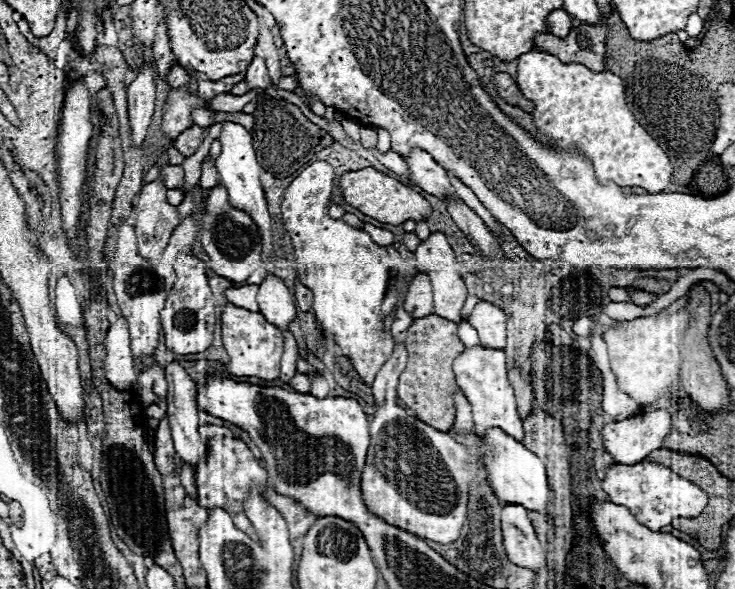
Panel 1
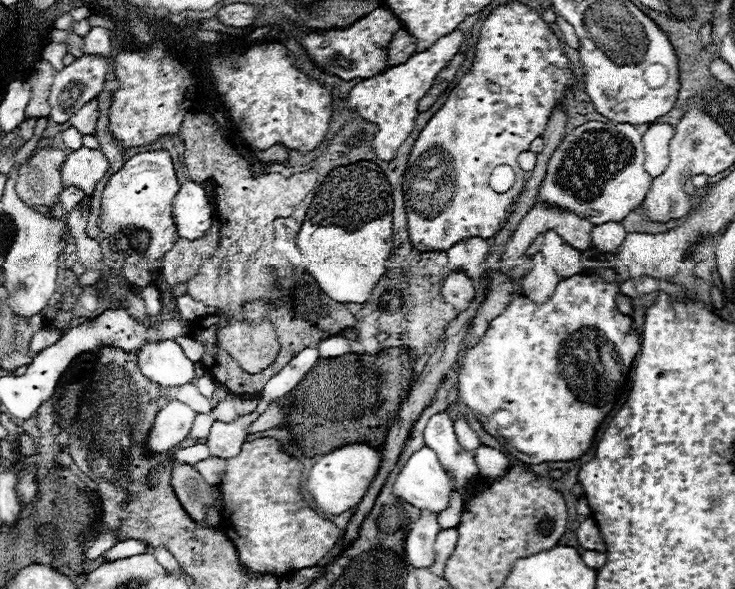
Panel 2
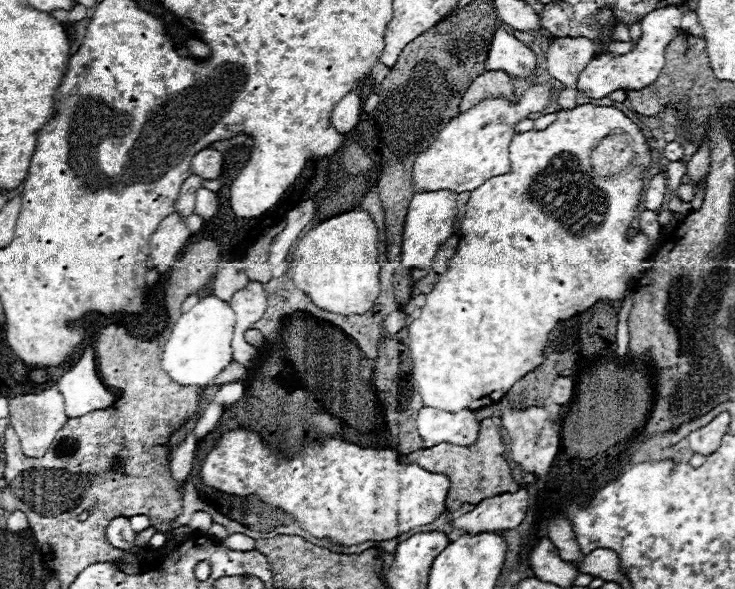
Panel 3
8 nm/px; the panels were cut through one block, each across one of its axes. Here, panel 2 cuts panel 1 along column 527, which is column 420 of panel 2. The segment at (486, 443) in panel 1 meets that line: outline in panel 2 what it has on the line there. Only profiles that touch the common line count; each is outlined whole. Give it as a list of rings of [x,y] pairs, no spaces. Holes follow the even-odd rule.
[[[424,446],[406,460],[392,486],[392,492],[416,508],[440,512],[448,506],[452,482],[440,466],[436,452]]]

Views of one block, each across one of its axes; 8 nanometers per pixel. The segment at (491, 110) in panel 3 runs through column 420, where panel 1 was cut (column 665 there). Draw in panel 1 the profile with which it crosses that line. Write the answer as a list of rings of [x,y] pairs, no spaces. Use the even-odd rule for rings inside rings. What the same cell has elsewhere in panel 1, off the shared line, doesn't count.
[[[530,50],[518,58],[516,82],[522,94],[536,104],[536,108],[532,110],[532,116],[534,116],[534,124],[538,126],[538,130],[546,138],[556,142],[558,148],[568,148],[570,144],[576,144],[592,160],[594,172],[600,182],[612,180],[618,186],[642,186],[644,190],[652,194],[664,192],[668,188],[672,180],[672,166],[670,166],[668,154],[632,116],[626,104],[626,92],[624,92],[622,78],[610,72],[596,74],[582,64],[566,64],[566,62],[560,62],[552,54]]]

